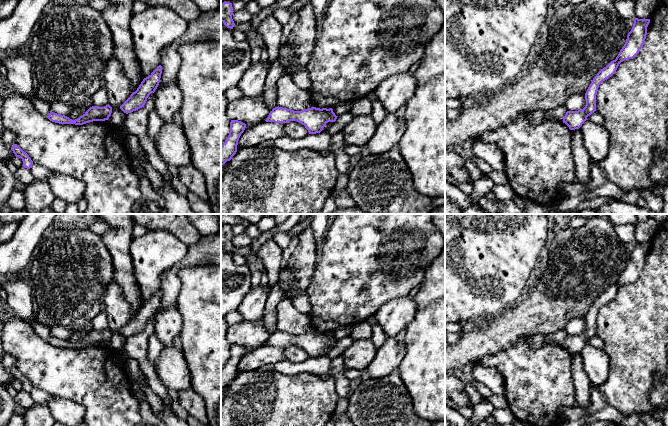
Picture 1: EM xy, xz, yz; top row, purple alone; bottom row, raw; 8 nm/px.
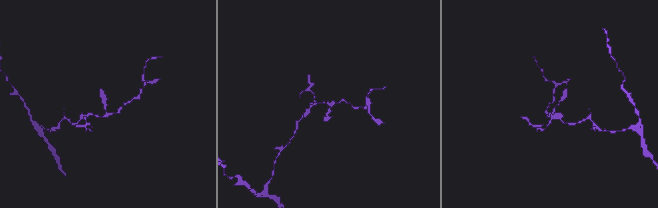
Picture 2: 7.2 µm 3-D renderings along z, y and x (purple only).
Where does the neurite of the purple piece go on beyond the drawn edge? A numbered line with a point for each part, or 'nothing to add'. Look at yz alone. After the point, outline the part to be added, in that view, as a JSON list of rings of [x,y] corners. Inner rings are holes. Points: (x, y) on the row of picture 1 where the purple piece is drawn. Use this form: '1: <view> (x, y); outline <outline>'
nothing to add

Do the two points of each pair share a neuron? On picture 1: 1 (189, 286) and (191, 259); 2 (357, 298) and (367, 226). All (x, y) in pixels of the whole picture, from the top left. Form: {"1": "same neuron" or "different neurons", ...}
{"1": "different neurons", "2": "same neuron"}

